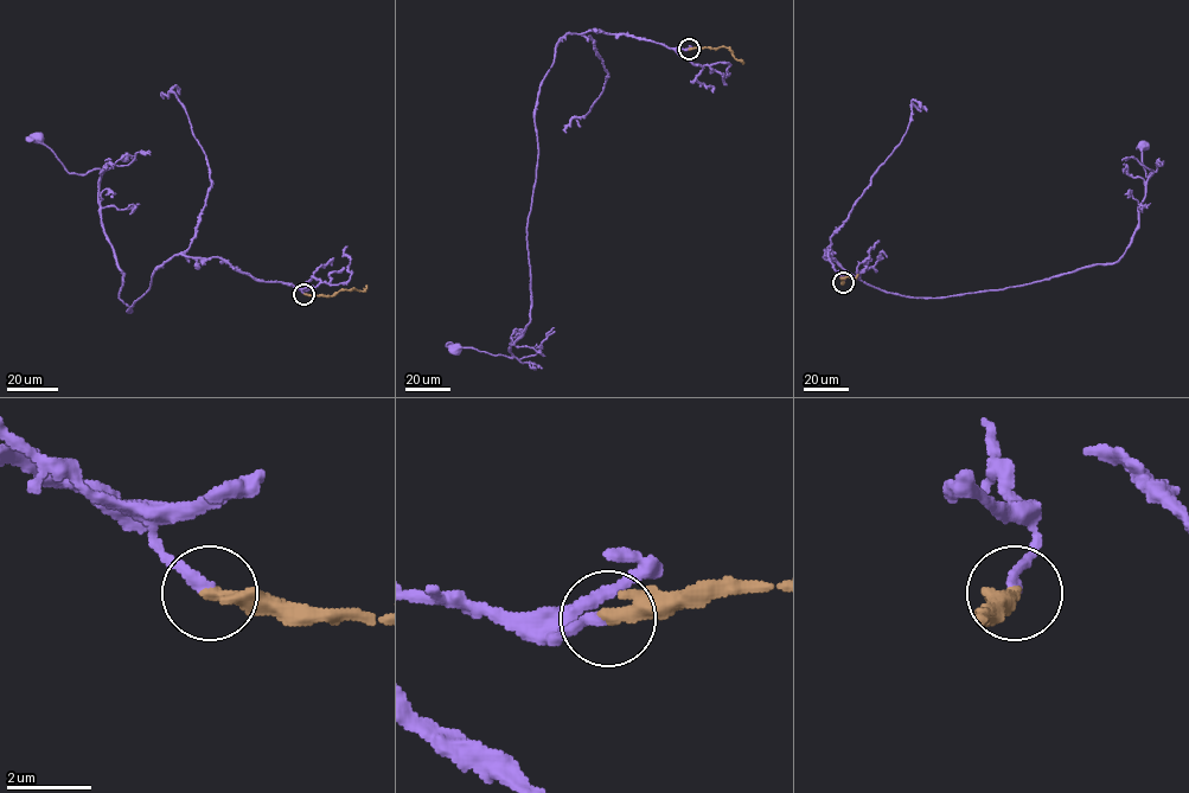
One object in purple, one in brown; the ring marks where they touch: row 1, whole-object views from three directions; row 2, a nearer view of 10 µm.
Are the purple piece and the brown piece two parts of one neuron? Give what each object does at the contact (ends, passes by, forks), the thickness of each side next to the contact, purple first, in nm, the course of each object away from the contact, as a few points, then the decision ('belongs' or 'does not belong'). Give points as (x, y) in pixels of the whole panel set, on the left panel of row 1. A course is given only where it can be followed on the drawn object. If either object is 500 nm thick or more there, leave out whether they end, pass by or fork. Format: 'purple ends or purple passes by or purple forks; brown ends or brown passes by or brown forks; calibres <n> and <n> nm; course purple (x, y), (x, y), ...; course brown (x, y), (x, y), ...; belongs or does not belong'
purple ends; brown ends; calibres 280 and 360 nm; course purple (304, 294), (217, 257), (174, 254), (128, 312), (101, 219), (102, 171), (70, 173), (37, 136); course brown (304, 294), (330, 295), (352, 287), (363, 291), (366, 285); belongs

